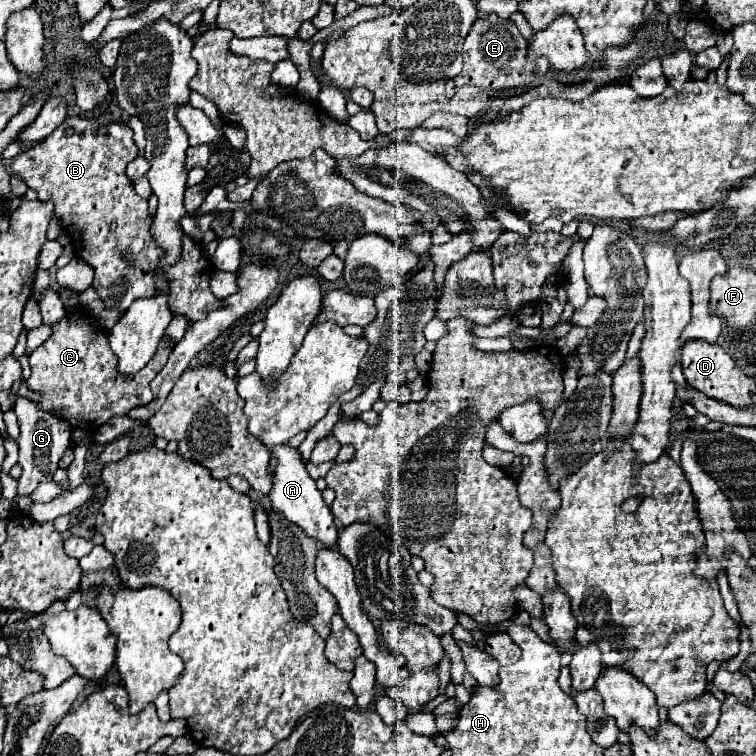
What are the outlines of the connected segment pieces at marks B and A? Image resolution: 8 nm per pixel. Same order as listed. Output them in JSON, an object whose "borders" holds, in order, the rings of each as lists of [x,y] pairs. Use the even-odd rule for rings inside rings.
{"borders":[[[[68,117],[64,123],[48,135],[44,141],[22,151],[14,163],[12,173],[26,181],[30,189],[38,193],[40,201],[52,201],[54,213],[66,233],[70,233],[76,255],[94,269],[94,287],[98,289],[106,307],[118,307],[122,313],[126,307],[140,299],[154,295],[154,267],[162,257],[162,249],[150,235],[152,219],[148,215],[146,199],[140,199],[124,175],[128,161],[138,155],[138,147],[132,139],[132,129],[124,123],[98,125],[84,117]]],[[[280,443],[278,447],[270,447],[270,455],[276,459],[276,467],[272,473],[272,491],[268,495],[272,501],[272,507],[284,513],[288,521],[300,525],[308,537],[318,539],[324,547],[334,547],[338,537],[336,519],[330,507],[324,503],[314,479],[308,475],[306,463],[302,461],[302,455],[298,453],[298,449],[290,447],[288,443]]]]}

